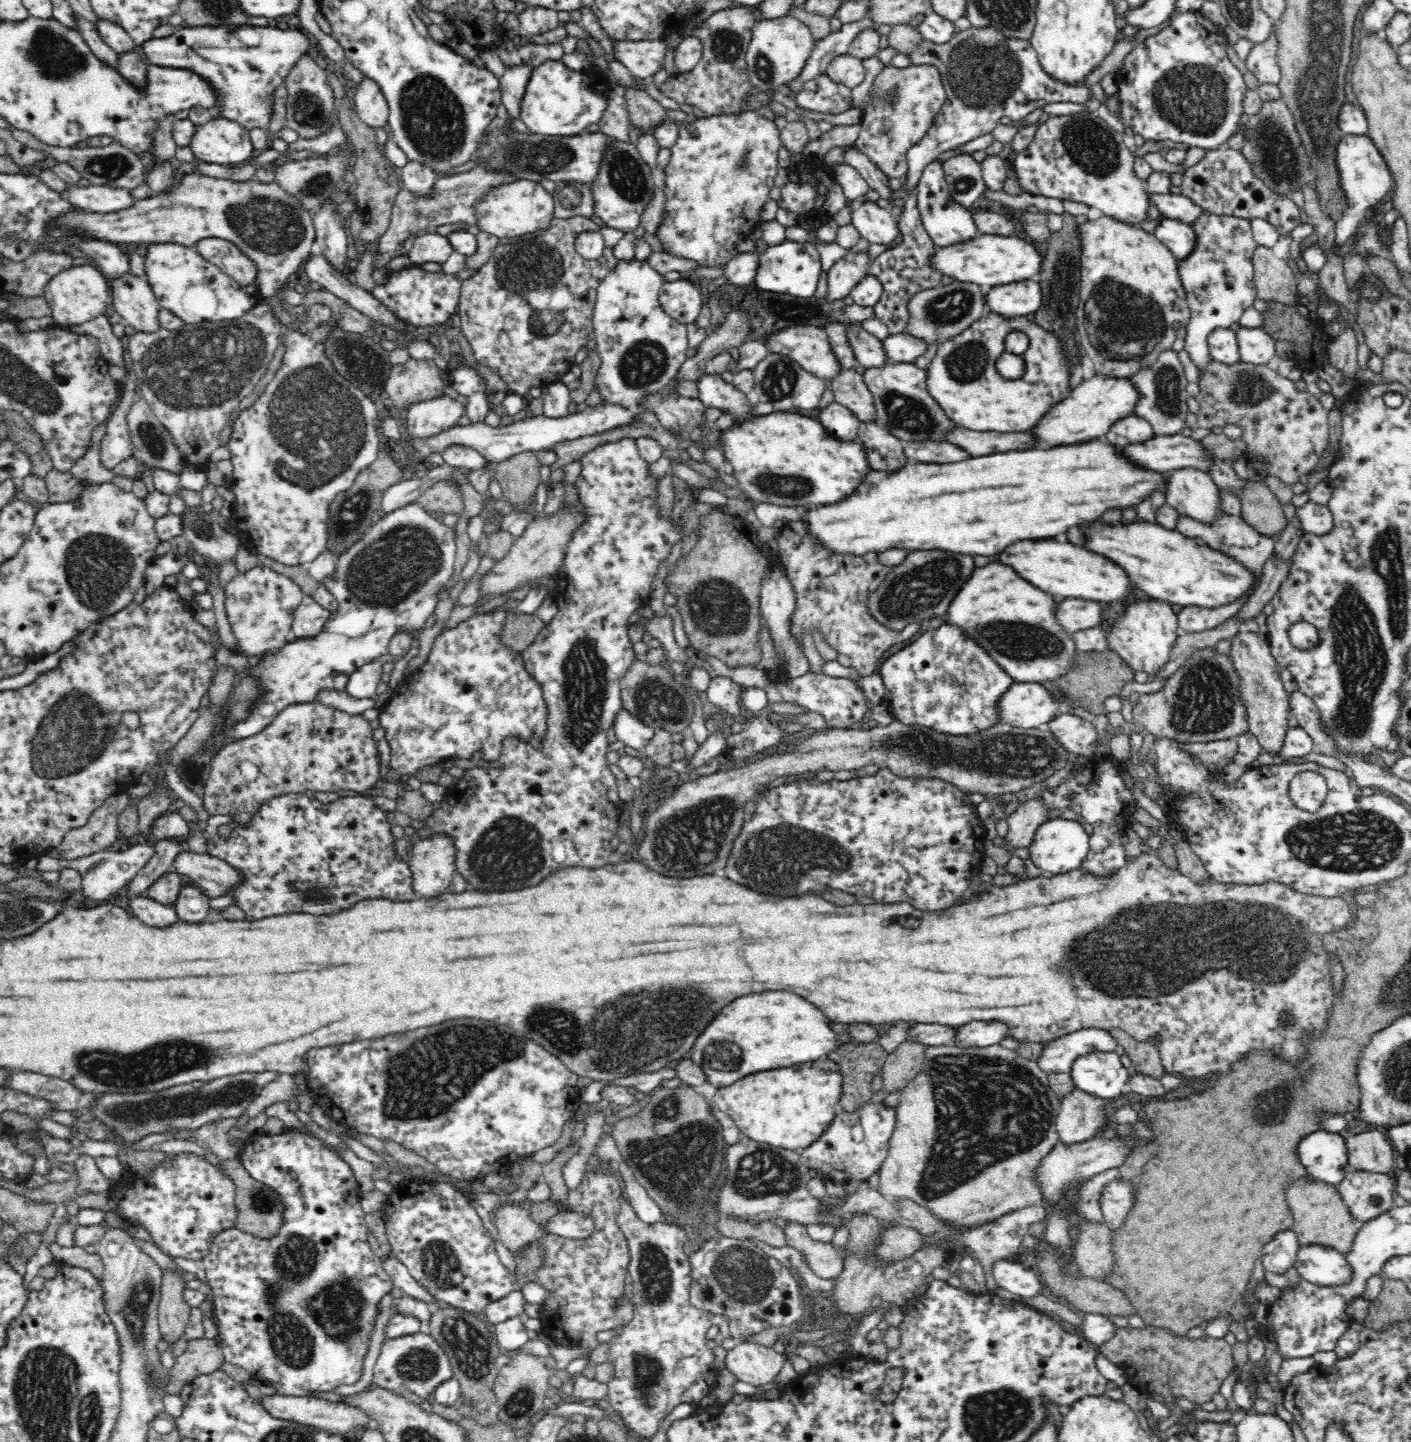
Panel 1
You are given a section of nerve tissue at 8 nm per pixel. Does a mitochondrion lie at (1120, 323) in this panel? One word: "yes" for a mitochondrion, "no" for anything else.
yes

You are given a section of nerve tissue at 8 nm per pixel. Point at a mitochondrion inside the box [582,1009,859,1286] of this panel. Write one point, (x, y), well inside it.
(680, 1163)

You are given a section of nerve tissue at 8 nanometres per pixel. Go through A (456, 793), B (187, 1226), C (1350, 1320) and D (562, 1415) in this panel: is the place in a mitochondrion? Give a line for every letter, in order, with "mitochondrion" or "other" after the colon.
A: other
B: other
C: other
D: other

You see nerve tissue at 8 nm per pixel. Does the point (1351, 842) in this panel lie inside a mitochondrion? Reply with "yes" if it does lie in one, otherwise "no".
yes

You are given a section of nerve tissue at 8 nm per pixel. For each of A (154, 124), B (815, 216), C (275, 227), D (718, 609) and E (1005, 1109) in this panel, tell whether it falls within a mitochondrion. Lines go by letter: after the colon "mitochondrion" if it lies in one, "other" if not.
A: other
B: other
C: mitochondrion
D: mitochondrion
E: mitochondrion

